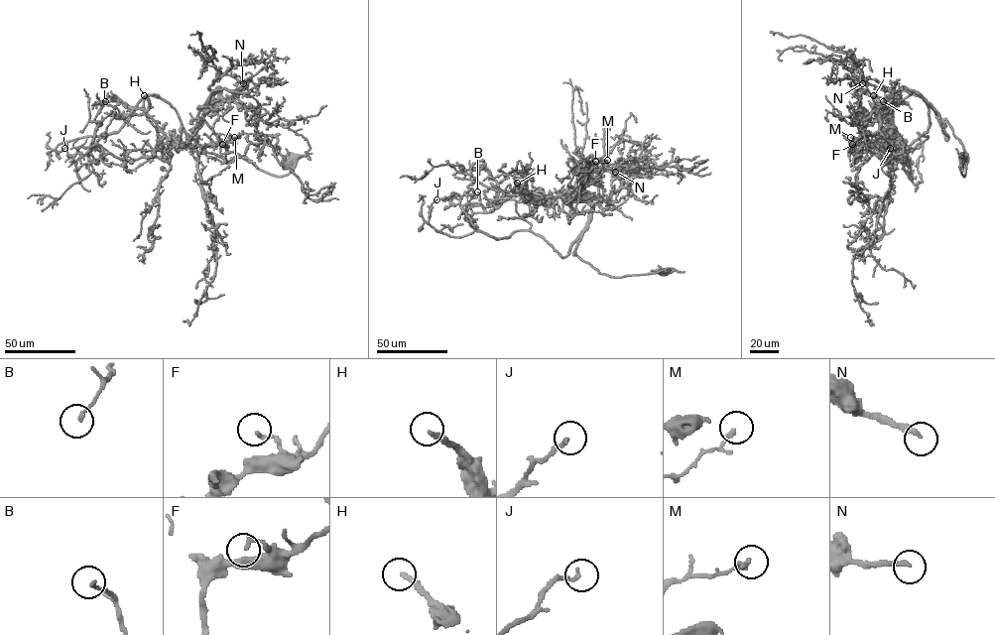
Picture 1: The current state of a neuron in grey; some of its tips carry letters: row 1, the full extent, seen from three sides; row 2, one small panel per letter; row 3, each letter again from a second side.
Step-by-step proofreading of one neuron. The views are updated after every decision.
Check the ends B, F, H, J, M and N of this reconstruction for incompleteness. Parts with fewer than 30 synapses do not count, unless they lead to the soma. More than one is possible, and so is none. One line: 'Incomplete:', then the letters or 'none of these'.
Incomplete: H, N

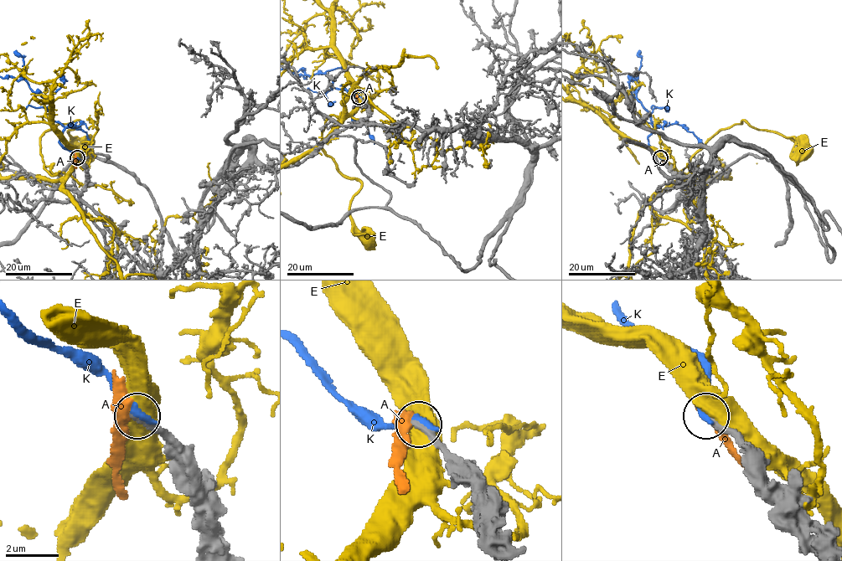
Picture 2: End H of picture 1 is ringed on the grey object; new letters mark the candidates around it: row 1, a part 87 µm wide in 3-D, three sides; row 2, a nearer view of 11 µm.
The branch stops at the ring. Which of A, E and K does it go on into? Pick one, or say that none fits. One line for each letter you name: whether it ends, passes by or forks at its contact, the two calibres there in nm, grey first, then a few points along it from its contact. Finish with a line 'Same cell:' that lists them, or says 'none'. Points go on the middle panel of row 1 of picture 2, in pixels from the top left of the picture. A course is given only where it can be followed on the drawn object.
Same cell: none

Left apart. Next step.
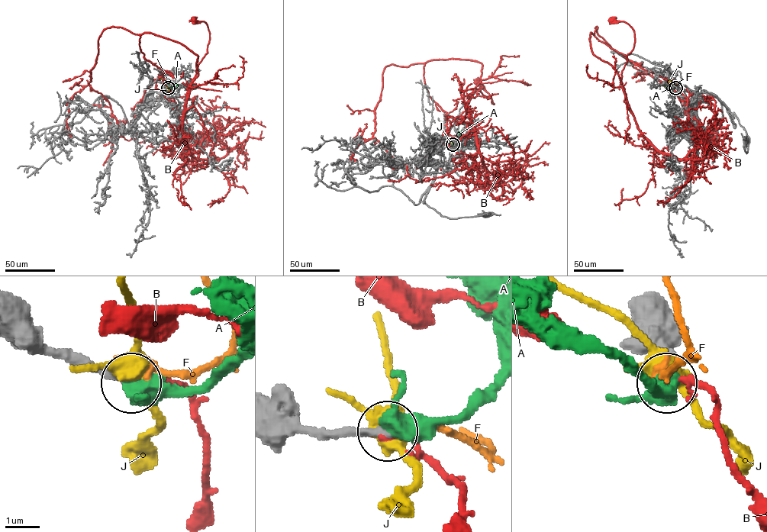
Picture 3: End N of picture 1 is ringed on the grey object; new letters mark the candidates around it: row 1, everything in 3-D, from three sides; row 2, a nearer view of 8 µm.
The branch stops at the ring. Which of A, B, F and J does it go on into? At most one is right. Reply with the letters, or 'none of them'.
A

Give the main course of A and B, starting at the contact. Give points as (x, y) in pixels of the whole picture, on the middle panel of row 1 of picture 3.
A: (452, 144), (456, 143), (462, 130)
B: (452, 145), (470, 169), (478, 149), (475, 129), (466, 104), (475, 91), (489, 96), (494, 104), (478, 82)

